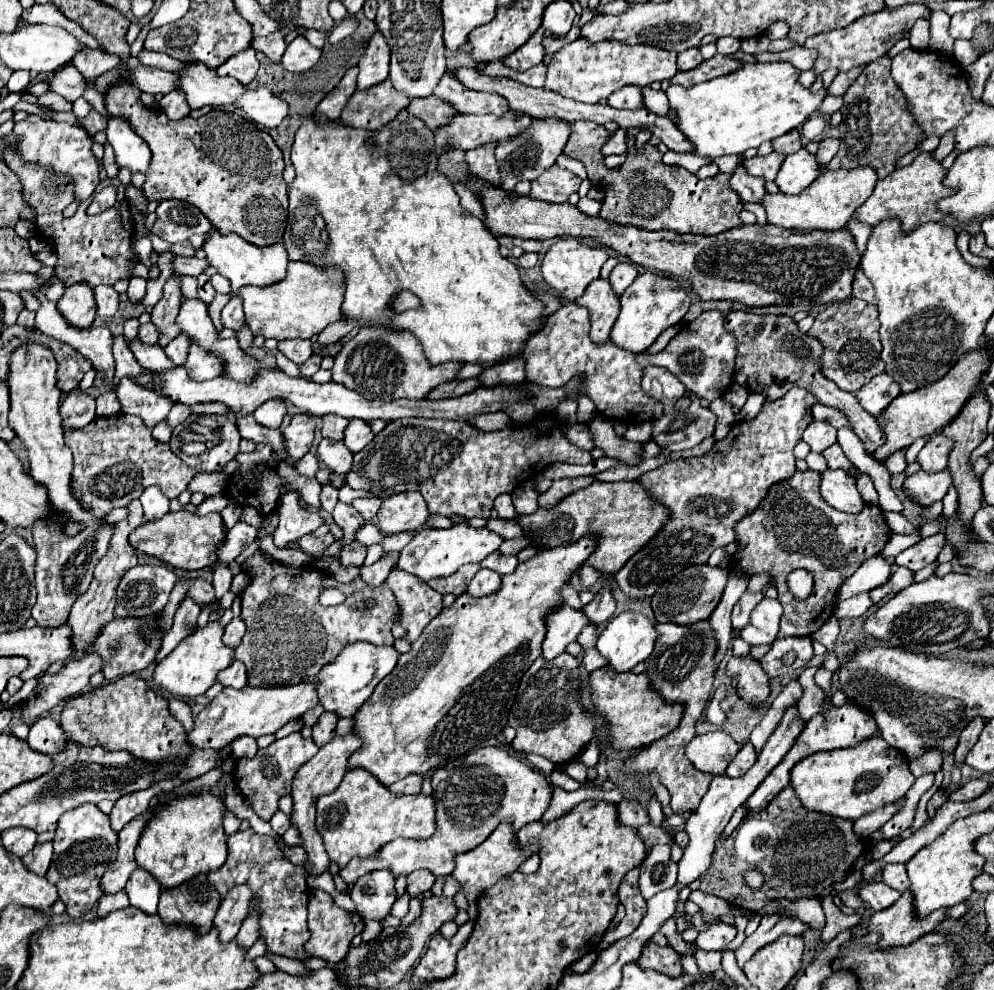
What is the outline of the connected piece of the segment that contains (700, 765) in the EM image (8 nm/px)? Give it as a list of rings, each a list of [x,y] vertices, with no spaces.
[[[712,731],[712,733],[696,735],[686,745],[686,757],[700,771],[706,771],[712,775],[724,775],[726,767],[736,757],[740,747],[742,745],[736,743],[728,733]]]

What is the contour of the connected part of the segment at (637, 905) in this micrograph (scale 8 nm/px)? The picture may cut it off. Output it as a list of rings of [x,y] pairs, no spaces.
[[[636,867],[622,879],[618,895],[620,895],[620,901],[622,901],[622,905],[626,909],[626,917],[620,921],[618,927],[614,927],[612,931],[608,931],[604,935],[604,939],[600,941],[600,949],[606,949],[608,945],[616,943],[622,937],[628,937],[632,931],[636,931],[640,921],[644,919],[646,899],[642,897],[640,887],[638,887],[638,875],[640,875],[640,869]]]

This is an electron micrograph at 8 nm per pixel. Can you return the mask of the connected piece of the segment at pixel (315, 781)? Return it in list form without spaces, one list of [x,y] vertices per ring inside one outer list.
[[[348,733],[344,737],[334,737],[330,743],[326,743],[324,747],[320,747],[320,751],[296,771],[296,777],[292,781],[292,799],[294,799],[294,805],[292,805],[292,813],[288,817],[290,817],[290,825],[296,827],[298,833],[300,833],[300,839],[302,839],[300,847],[306,851],[304,869],[312,877],[318,877],[324,871],[328,871],[328,863],[330,863],[328,861],[328,855],[324,851],[322,837],[316,833],[316,827],[314,827],[316,799],[320,795],[332,793],[338,787],[338,783],[346,775],[346,761],[348,761],[350,753],[356,751],[358,747],[360,747],[360,739],[356,735],[352,735],[352,733]]]

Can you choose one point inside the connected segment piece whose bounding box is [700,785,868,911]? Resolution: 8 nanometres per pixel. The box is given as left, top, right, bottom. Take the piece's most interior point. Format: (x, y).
(800, 853)

